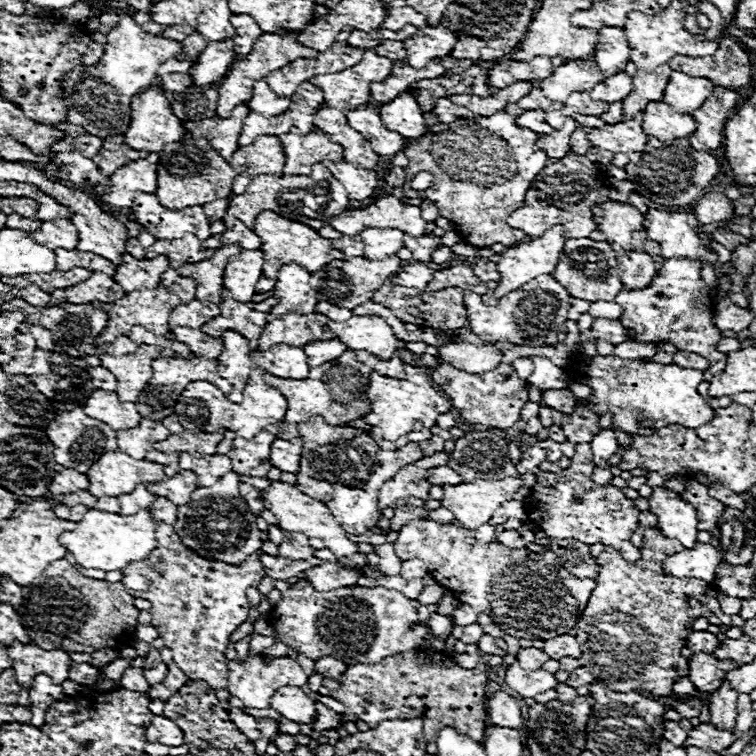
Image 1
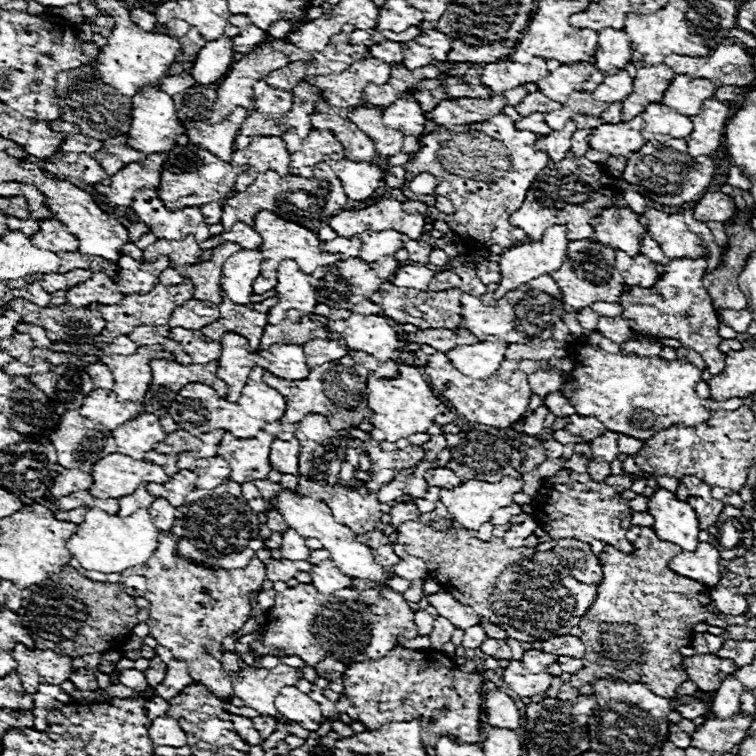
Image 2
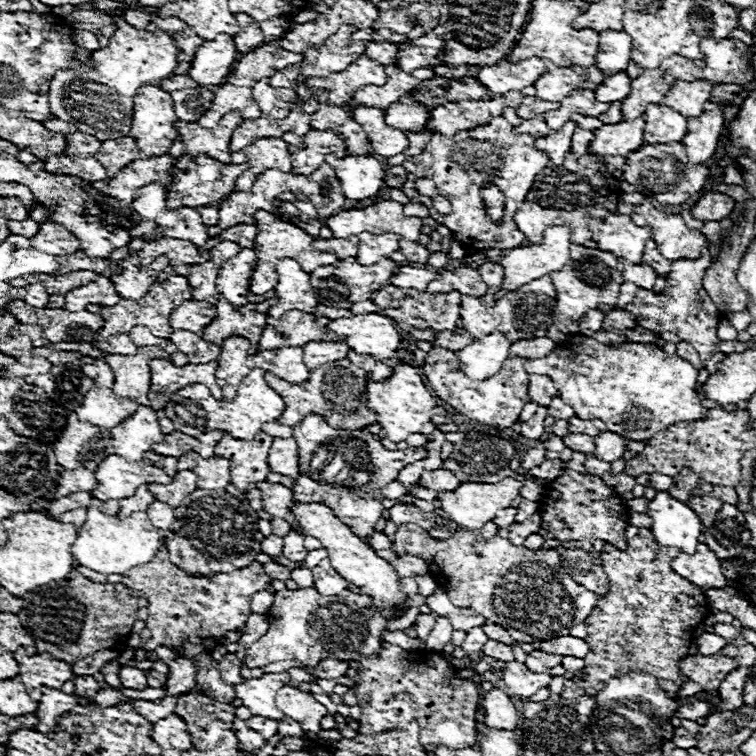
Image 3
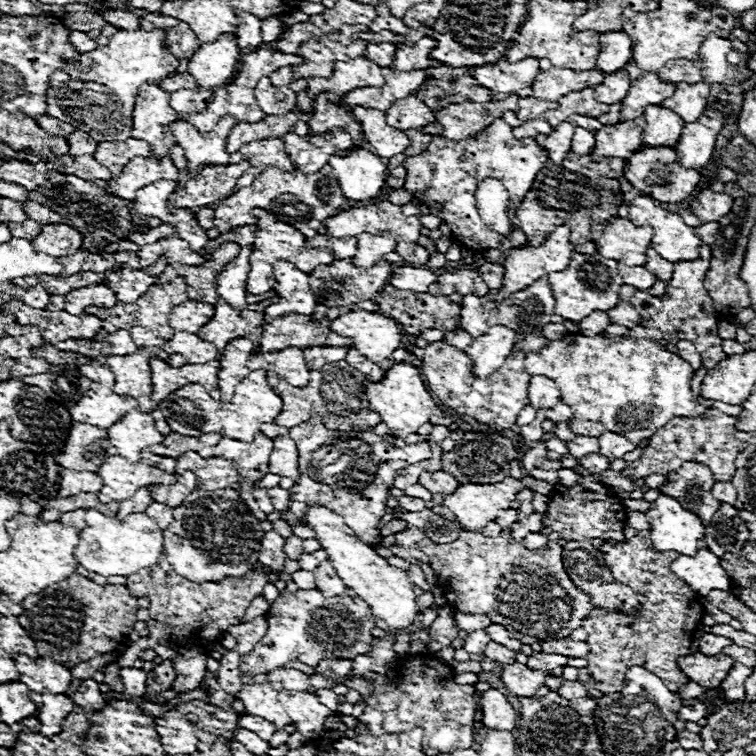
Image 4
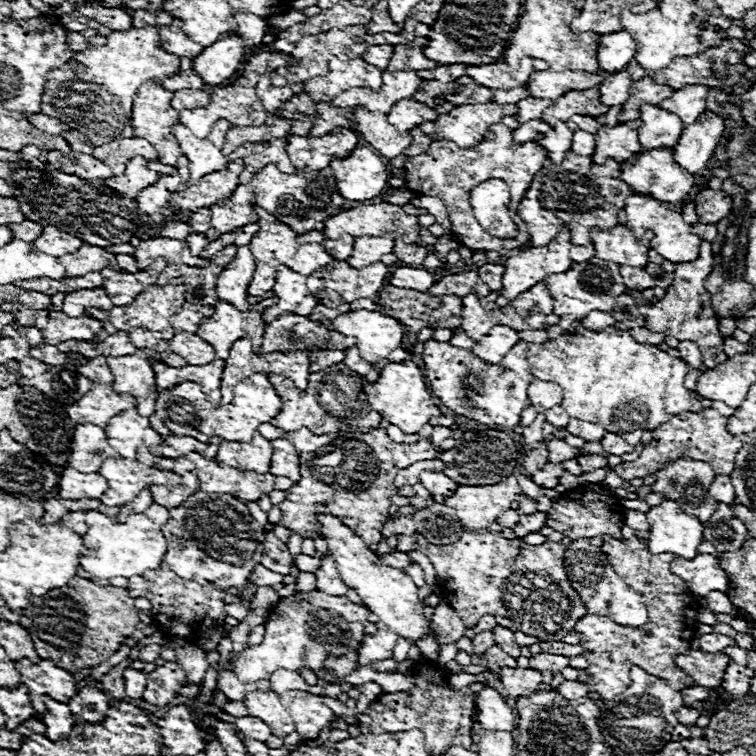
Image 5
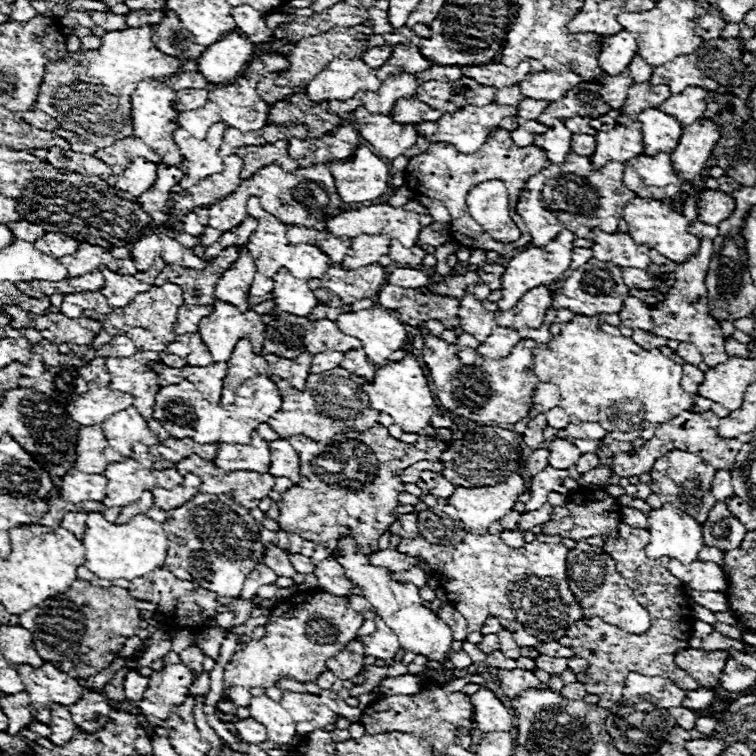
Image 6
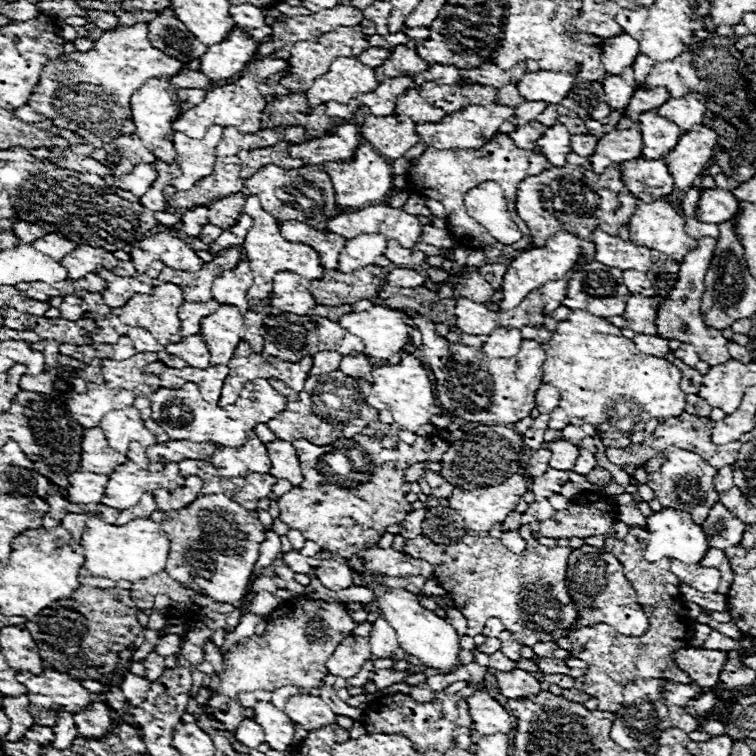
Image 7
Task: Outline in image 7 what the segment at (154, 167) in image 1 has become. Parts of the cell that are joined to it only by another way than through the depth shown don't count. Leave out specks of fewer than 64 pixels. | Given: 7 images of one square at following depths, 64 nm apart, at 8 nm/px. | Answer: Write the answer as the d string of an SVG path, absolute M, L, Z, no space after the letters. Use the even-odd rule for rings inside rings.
M138 164L132 172L128 174L122 174L122 176L106 176L104 180L110 184L110 186L116 186L116 188L122 188L122 190L128 190L136 196L142 196L142 192L146 192L150 188L150 184L156 180L156 172L152 168L152 164Z

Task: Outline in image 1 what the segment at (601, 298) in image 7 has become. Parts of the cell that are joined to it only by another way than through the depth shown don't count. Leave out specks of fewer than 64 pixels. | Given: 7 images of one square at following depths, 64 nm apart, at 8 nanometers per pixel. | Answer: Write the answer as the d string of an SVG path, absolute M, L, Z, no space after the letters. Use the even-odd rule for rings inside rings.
M568 238L564 244L564 256L558 262L558 268L552 272L552 278L558 280L572 298L596 302L612 302L616 294L624 288L620 274L616 270L616 256L608 242L594 242L590 238Z

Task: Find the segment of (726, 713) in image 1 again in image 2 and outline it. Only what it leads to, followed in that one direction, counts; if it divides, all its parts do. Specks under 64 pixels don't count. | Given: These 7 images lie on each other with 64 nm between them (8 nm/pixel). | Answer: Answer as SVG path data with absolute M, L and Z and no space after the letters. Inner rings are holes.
M728 676L720 688L716 690L714 702L712 702L712 714L716 718L728 718L740 712L740 694L742 694L742 684L736 680L736 676Z

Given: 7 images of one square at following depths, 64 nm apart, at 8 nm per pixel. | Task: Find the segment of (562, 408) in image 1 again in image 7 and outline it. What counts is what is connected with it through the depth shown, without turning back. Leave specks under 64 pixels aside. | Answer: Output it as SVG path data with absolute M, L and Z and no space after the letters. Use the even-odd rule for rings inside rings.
M556 408L554 412L550 412L550 422L548 422L548 428L552 430L562 430L564 426L570 424L570 418L568 414L562 410L562 408Z

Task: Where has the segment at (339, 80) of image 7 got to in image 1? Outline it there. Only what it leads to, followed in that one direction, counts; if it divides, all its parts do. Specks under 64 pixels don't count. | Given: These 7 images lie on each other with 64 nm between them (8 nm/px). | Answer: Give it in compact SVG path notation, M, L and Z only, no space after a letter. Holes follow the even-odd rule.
M372 48L364 52L364 58L360 64L348 68L348 70L342 70L338 74L322 74L322 76L314 76L314 80L308 80L310 84L322 88L324 92L324 102L332 108L338 108L338 110L354 110L362 104L368 104L368 96L370 96L370 90L368 86L372 82L382 82L390 76L390 68L392 68L392 62L388 58L382 58L378 56Z

